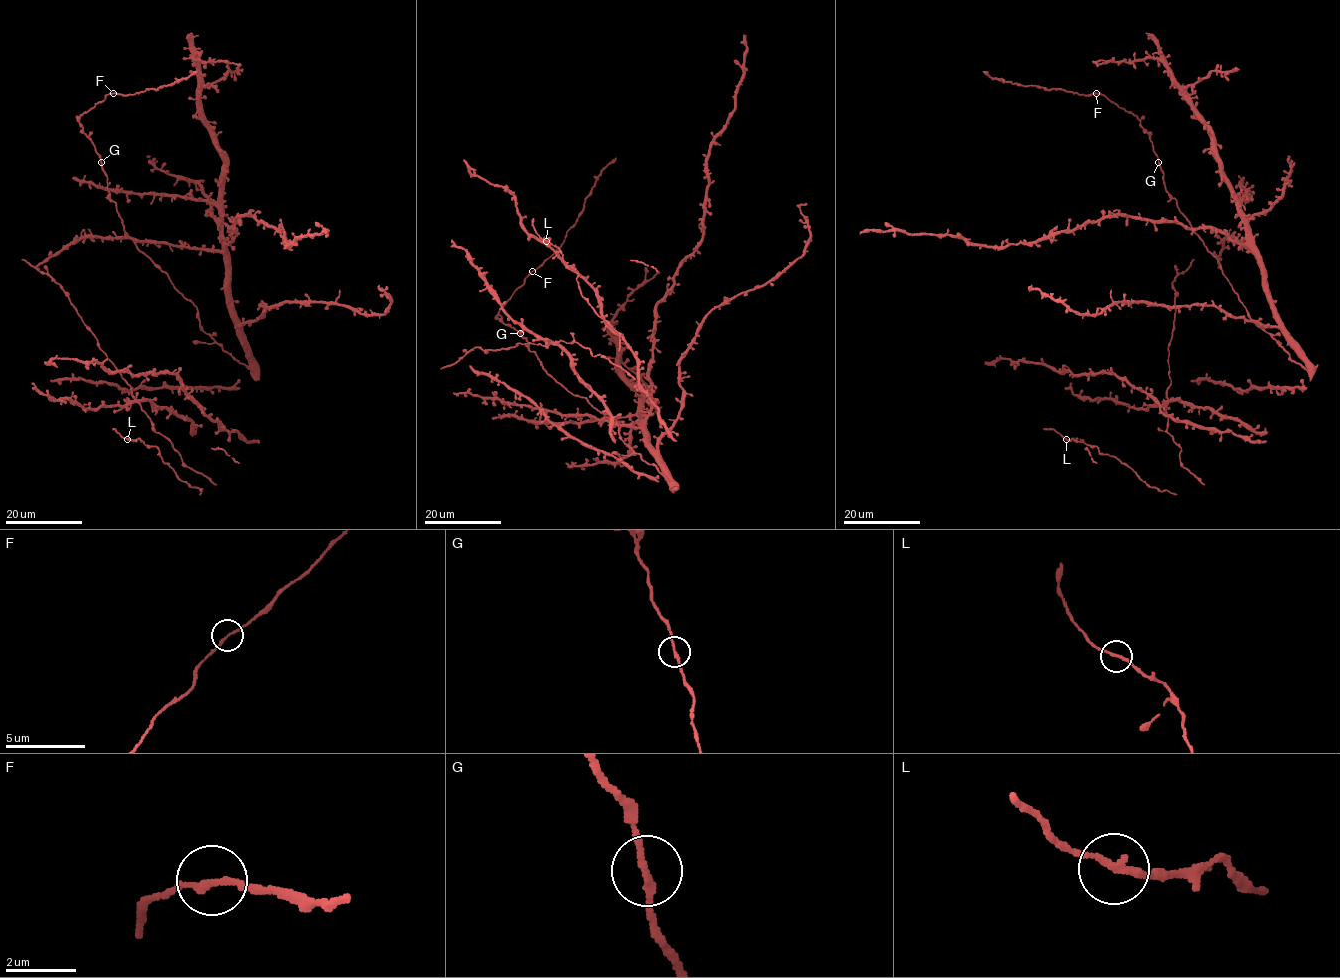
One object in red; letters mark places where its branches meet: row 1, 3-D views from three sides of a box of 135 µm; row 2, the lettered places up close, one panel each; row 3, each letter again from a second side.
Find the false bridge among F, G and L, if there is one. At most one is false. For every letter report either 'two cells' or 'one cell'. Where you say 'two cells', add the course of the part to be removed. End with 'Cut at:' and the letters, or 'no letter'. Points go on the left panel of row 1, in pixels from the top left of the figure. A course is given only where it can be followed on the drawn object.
F: one cell
G: one cell
L: one cell
Cut at: no letter

